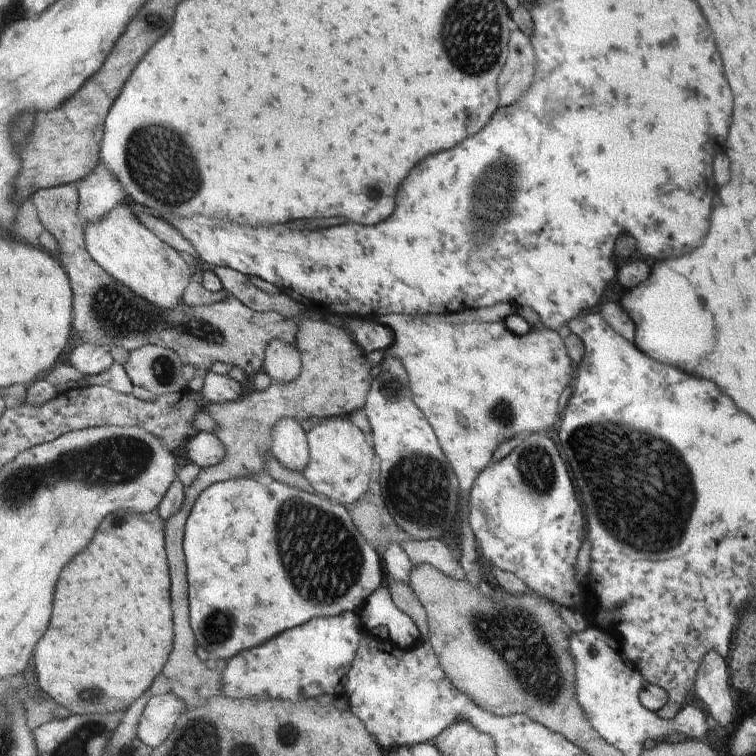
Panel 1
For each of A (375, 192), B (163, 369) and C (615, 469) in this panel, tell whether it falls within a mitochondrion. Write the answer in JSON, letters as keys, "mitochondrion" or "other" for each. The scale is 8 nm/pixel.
{"A":"other","B":"mitochondrion","C":"mitochondrion"}

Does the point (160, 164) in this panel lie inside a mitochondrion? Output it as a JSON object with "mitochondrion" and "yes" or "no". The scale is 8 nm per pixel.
{"mitochondrion":"yes"}

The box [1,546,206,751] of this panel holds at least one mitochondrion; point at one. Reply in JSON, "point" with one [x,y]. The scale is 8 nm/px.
{"point":[93,694]}

